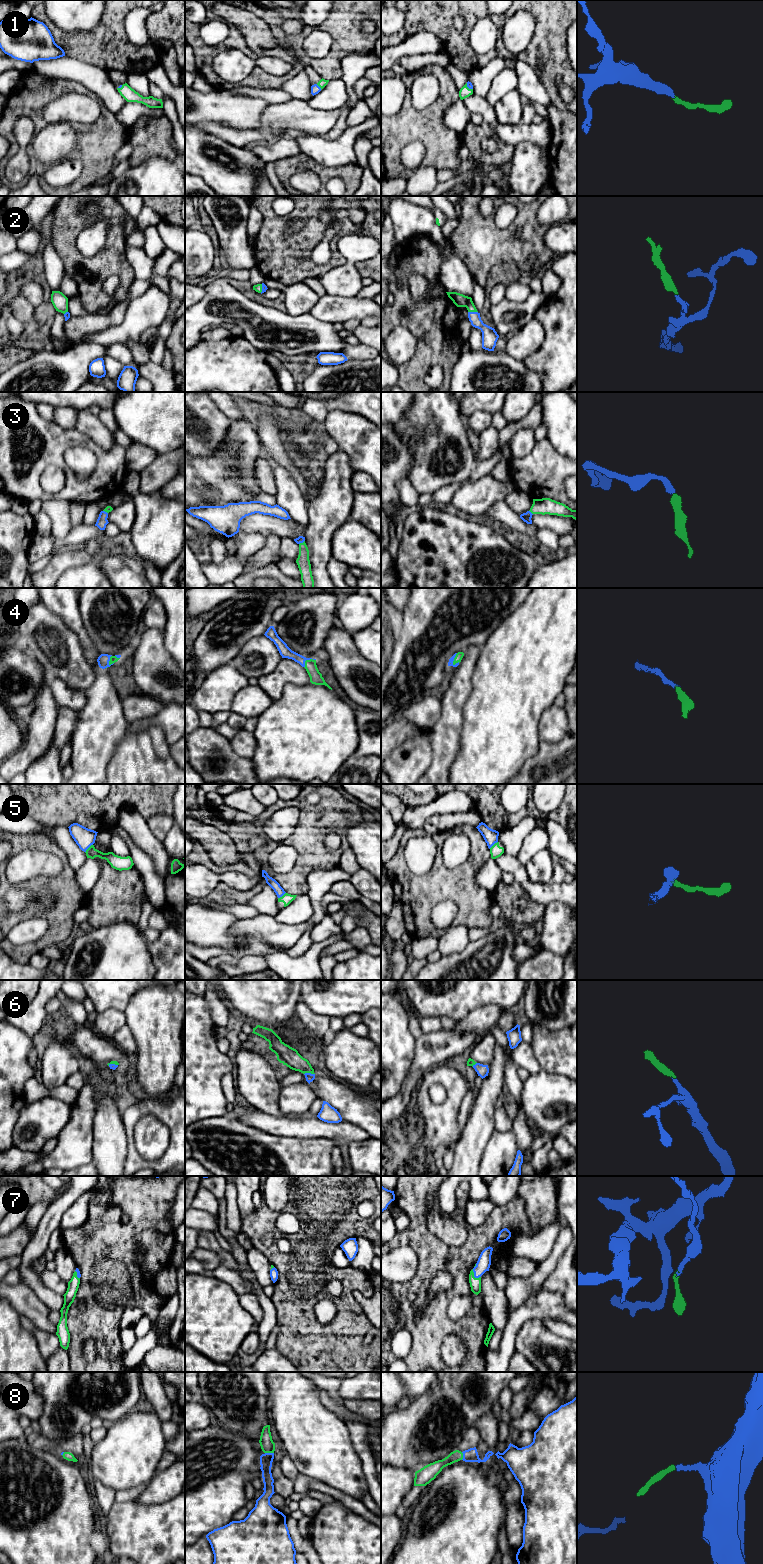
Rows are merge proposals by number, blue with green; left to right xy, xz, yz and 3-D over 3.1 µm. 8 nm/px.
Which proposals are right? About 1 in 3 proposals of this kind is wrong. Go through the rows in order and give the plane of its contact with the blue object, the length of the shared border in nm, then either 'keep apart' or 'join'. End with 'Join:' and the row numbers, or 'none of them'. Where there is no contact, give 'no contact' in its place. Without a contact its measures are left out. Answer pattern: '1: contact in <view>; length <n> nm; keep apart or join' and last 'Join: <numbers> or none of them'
1: contact in xz; length 60 nm; join
2: contact in yz; length 80 nm; join
3: contact in xz; length 60 nm; join
4: contact in yz; length 110 nm; join
5: contact in xy; length 90 nm; keep apart
6: contact in xz; length 90 nm; join
7: contact in yz; length 100 nm; join
8: contact in xz; length 70 nm; join
Join: 1, 2, 3, 4, 6, 7, 8

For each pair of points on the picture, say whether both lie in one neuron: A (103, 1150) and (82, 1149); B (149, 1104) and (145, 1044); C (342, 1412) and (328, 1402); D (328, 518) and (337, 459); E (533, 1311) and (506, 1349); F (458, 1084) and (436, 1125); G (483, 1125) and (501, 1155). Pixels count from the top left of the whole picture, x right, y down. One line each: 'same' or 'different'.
A: different
B: different
C: same
D: same
E: same
F: same
G: different

